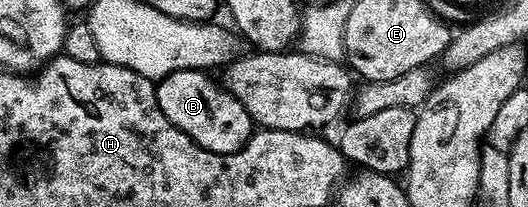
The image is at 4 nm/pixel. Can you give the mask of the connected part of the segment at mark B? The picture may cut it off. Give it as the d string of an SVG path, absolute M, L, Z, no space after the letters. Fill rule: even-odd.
M177 70L161 79L156 86L160 112L164 112L164 116L168 116L170 123L180 128L180 132L184 132L193 142L200 144L206 150L217 154L231 154L239 150L241 146L245 146L252 133L252 123L244 104L240 104L236 96L226 91L225 85L218 83L217 86L210 77L209 73L201 70Z

